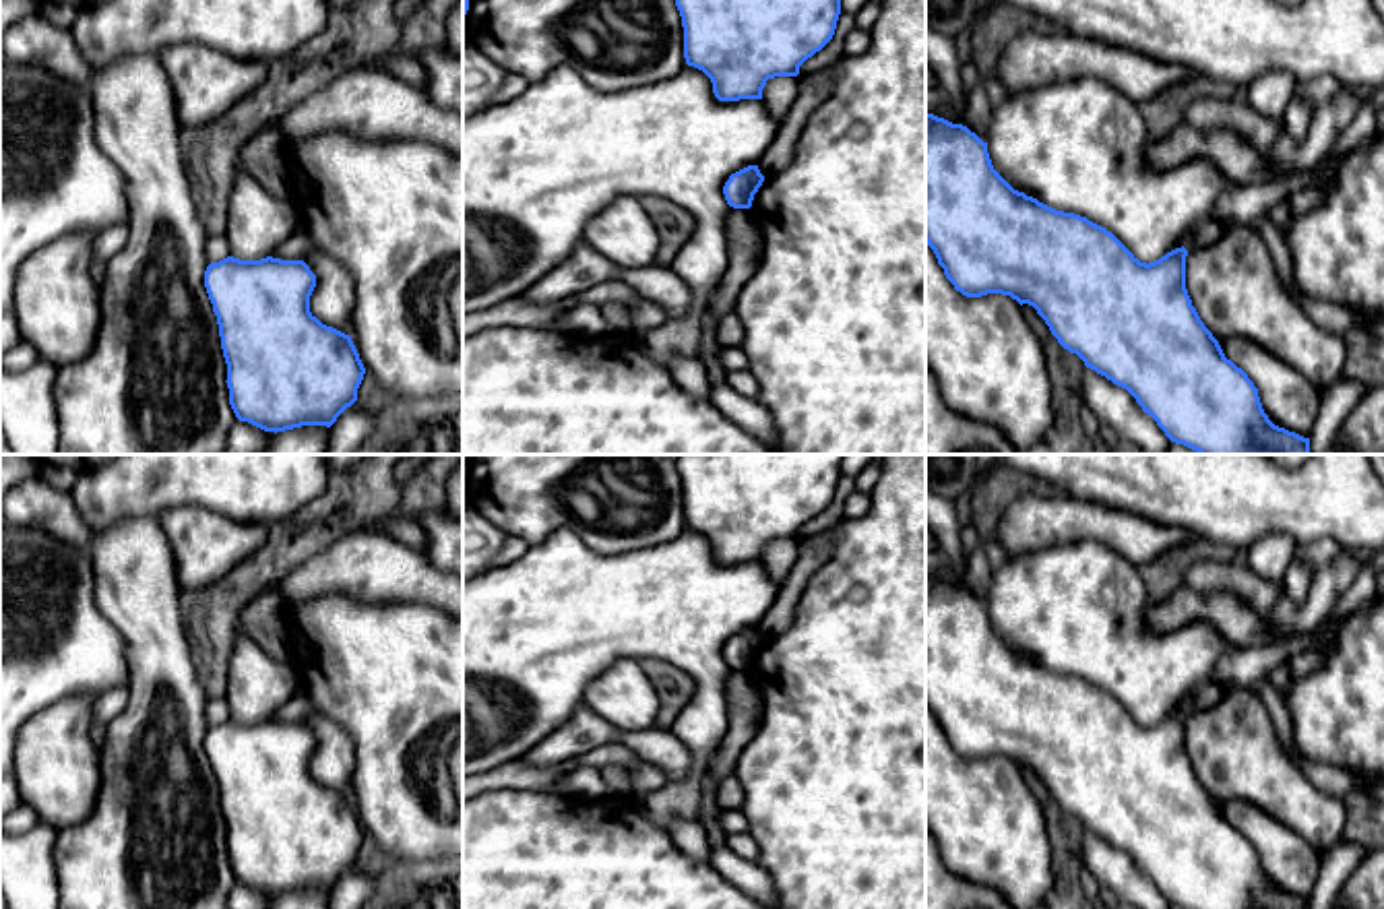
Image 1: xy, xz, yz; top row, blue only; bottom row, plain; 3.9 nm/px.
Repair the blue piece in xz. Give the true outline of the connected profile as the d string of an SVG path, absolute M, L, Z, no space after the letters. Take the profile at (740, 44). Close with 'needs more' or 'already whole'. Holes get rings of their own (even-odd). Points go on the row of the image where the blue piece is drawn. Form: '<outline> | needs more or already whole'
M675 0L684 58L702 70L719 101L762 99L768 79L797 76L799 66L835 35L841 0Z | already whole

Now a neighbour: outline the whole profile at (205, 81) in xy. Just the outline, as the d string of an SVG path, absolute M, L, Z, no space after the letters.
M200 43L163 48L159 62L171 85L182 128L223 116L264 81L269 68L264 60L242 60Z

